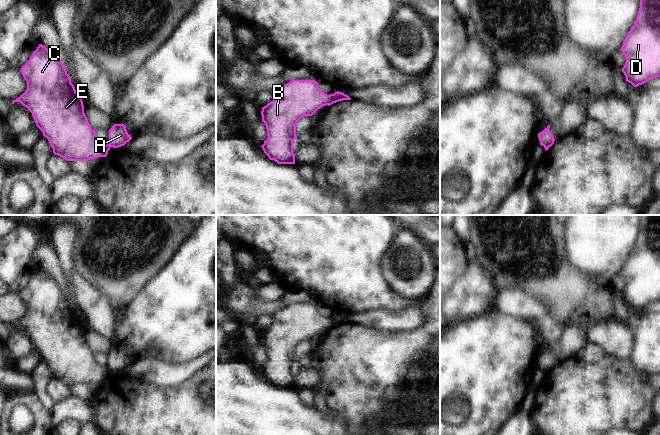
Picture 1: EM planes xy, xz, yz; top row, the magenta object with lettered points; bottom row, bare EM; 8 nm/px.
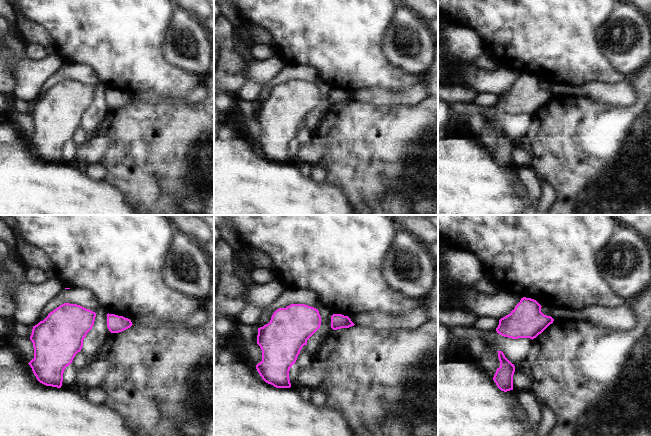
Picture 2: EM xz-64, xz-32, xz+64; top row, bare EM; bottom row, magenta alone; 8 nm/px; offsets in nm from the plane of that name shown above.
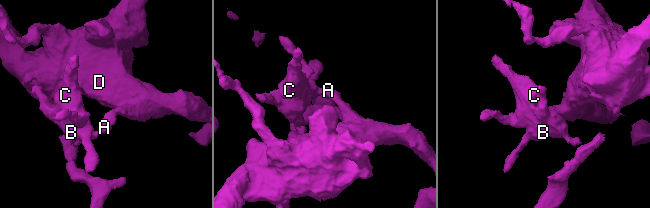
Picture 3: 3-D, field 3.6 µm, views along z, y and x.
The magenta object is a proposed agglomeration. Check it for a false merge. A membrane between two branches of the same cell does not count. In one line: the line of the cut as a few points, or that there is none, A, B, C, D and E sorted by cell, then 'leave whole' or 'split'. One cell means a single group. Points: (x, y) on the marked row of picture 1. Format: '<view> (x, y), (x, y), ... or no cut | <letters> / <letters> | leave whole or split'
xz (333, 94), (334, 102) | A D / B C E | split

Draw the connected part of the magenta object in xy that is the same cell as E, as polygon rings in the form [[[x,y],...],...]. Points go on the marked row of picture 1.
[[[39,44],[29,61],[22,66],[21,73],[27,81],[27,90],[18,99],[13,100],[12,104],[20,102],[32,113],[36,126],[42,131],[43,136],[48,139],[54,155],[58,155],[66,161],[88,161],[93,158],[107,156],[111,146],[109,144],[102,145],[98,141],[96,131],[91,128],[84,113],[84,105],[80,95],[71,83],[71,78],[67,74],[62,61],[53,52]]]

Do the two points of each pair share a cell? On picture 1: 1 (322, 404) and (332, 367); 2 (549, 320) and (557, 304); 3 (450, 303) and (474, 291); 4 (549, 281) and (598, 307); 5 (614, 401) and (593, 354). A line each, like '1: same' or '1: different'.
1: different
2: different
3: same
4: same
5: different

